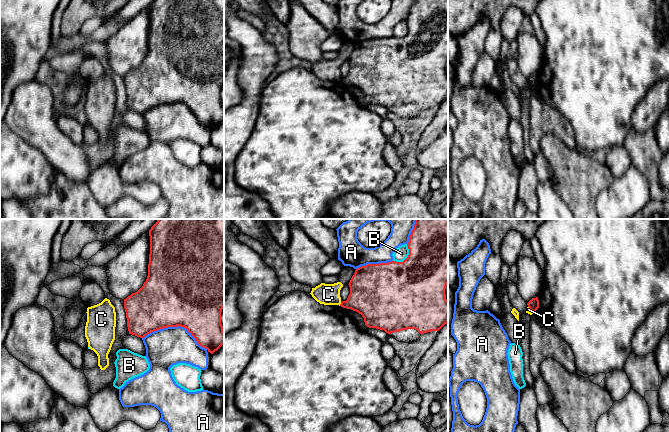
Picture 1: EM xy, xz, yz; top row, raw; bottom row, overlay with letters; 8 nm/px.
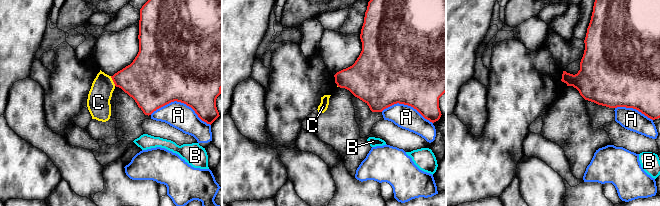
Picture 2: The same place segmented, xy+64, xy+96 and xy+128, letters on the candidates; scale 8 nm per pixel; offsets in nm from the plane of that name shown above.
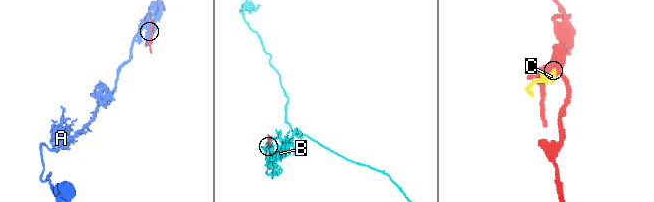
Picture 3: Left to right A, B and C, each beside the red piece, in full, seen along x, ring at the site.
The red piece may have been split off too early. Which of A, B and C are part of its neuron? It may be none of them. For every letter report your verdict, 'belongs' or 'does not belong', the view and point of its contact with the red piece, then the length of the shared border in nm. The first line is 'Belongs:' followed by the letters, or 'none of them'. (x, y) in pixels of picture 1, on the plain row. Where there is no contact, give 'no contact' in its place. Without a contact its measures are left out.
Belongs: none of them
A: does not belong; meets red in xy at (176, 102); contact 550 nm long
B: does not belong; meets red in xz at (407, 33); contact 180 nm long
C: does not belong; meets red in xz at (340, 80); contact 40 nm long

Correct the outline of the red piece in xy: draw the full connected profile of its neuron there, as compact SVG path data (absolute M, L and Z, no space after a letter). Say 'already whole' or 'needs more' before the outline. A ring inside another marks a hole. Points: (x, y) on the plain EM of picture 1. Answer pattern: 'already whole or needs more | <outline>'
already whole | M154 0L149 6L150 30L148 52L143 62L124 75L129 110L144 114L151 108L167 103L184 103L196 115L197 119L211 130L224 121L224 107L221 100L221 88L224 84L224 0Z

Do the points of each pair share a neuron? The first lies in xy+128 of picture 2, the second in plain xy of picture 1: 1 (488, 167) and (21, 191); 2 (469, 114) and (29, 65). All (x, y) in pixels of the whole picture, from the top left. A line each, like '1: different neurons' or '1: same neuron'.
1: same neuron
2: different neurons

